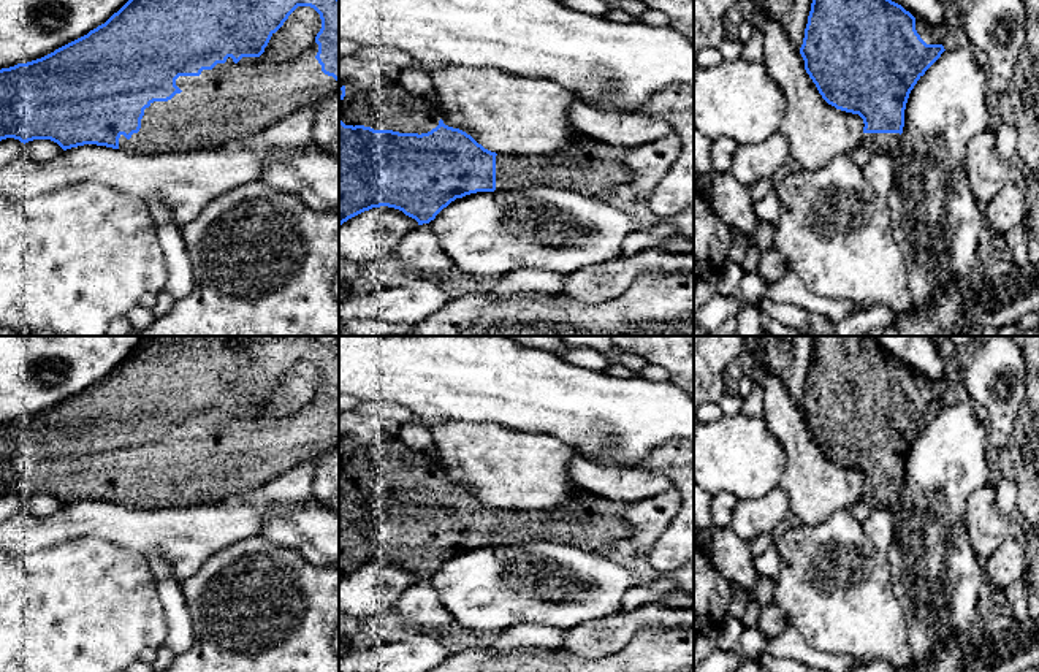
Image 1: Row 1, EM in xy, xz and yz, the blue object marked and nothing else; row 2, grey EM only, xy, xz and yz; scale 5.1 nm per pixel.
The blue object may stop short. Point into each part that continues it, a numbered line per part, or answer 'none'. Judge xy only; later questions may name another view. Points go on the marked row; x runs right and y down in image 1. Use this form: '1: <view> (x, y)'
1: xy (232, 103)

